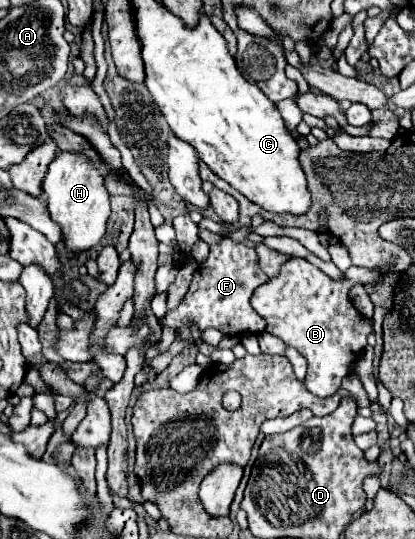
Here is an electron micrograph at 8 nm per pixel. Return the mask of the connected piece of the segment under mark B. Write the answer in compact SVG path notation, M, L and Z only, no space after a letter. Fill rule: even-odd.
M290 258L280 274L268 284L260 286L252 296L252 308L266 320L266 332L278 336L288 346L294 346L308 362L306 388L318 398L328 398L340 390L342 378L366 348L368 334L372 334L372 318L364 318L350 302L348 292L354 284L384 280L388 270L372 272L350 266L350 276L332 280L316 266L302 258Z

